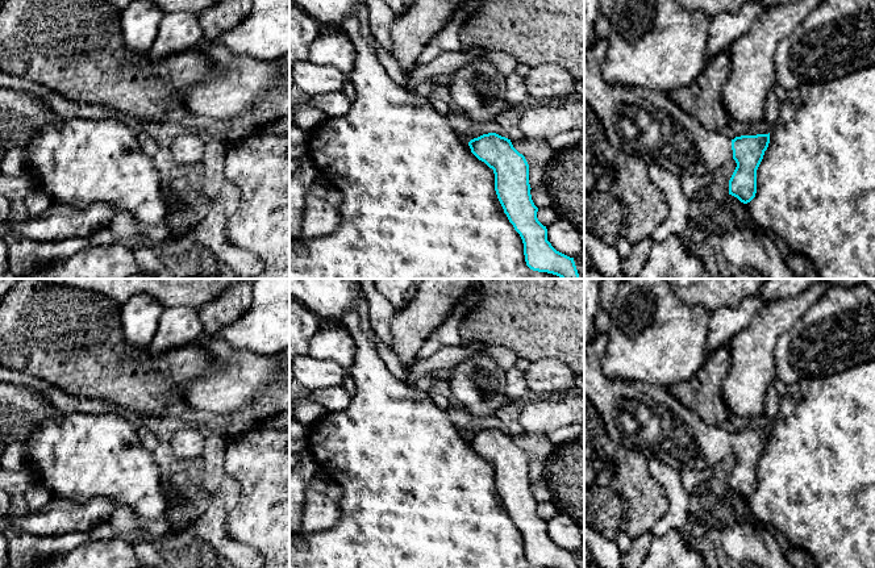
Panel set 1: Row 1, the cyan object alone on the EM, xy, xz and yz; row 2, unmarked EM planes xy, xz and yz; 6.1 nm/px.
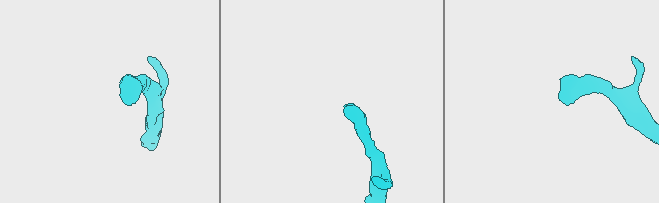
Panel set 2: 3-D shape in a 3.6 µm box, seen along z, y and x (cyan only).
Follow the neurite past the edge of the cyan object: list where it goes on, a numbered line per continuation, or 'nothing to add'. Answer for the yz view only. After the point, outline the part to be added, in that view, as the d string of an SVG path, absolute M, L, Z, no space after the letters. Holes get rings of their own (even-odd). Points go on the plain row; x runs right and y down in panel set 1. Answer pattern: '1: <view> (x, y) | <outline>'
1: yz (644, 418) | M599 333L584 352L584 396L593 404L604 419L607 433L613 443L645 458L657 458L675 469L709 469L733 454L732 434L720 426L711 426L696 413L680 404L667 389L633 380L611 379L604 373L603 362L608 335Z

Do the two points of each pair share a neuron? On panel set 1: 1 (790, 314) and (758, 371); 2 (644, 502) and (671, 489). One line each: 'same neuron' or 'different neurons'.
1: same neuron
2: different neurons

